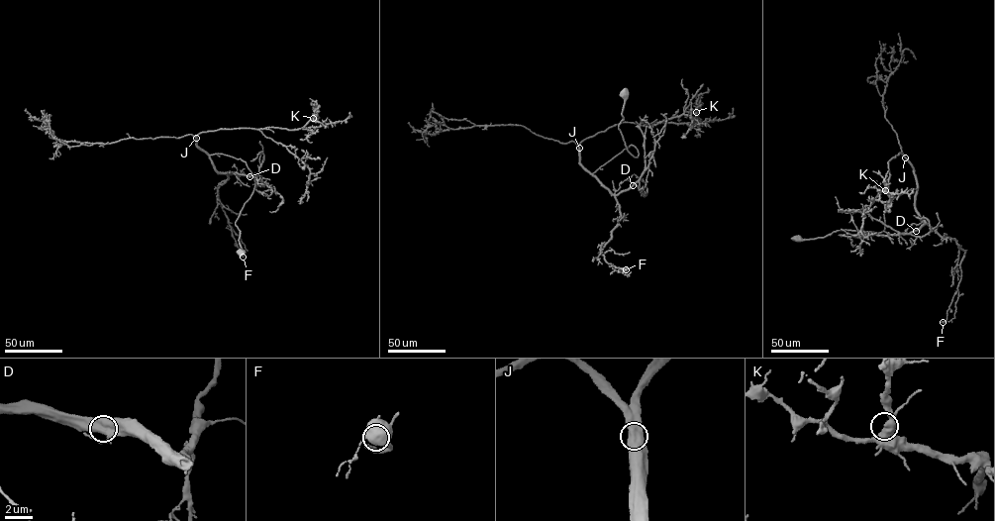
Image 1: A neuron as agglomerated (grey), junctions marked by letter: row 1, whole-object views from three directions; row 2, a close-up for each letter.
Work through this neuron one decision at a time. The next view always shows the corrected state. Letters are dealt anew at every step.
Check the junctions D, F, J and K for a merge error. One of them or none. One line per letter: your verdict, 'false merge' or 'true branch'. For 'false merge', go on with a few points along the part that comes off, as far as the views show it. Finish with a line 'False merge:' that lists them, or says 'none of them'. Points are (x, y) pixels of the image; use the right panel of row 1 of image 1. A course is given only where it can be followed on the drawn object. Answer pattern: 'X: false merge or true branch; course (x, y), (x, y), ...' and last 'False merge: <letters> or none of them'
D: true branch
F: true branch
J: true branch
K: true branch
False merge: none of them

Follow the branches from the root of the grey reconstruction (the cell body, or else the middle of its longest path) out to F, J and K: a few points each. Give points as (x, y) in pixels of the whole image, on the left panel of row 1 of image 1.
F: (241, 253), (235, 222), (254, 179), (241, 158), (210, 155), (218, 171), (237, 172), (217, 194), (243, 257)
J: (241, 253), (235, 222), (253, 190), (254, 179), (245, 161), (222, 154), (209, 155), (196, 145), (196, 138)
K: (241, 253), (235, 222), (254, 179), (241, 158), (209, 155), (196, 136), (298, 130), (313, 118)

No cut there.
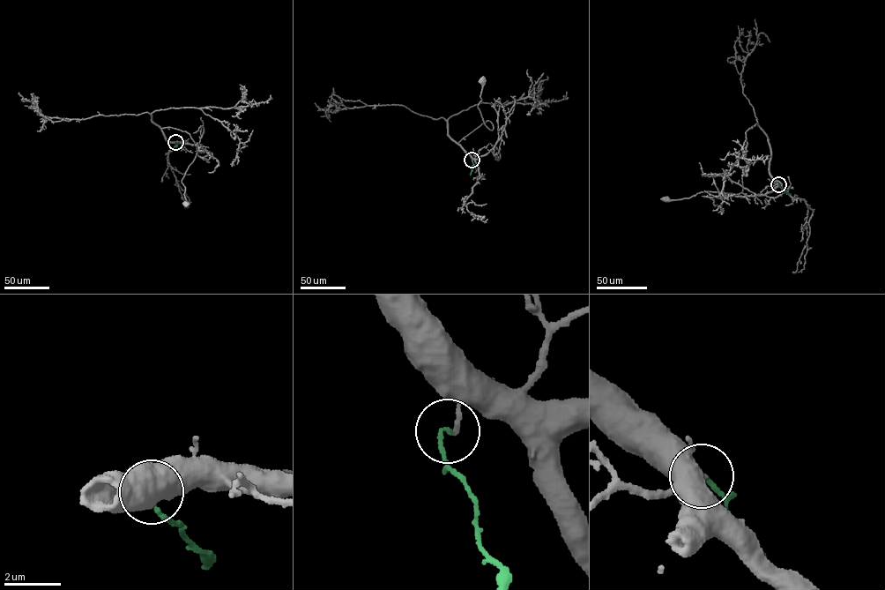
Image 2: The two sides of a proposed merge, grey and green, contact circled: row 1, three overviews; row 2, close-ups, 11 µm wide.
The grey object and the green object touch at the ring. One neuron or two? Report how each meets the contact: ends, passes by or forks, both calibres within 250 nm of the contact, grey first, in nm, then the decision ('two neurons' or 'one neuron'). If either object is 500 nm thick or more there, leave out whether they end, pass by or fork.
grey ends there; green ends there; 140 nm thick on the grey side, 150 nm on the other; one neuron

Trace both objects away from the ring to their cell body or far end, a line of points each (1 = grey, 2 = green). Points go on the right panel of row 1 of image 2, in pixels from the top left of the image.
1: (778, 184), (769, 174), (770, 155), (767, 155), (743, 171), (740, 193), (708, 191), (687, 198), (665, 199)
2: (778, 184), (789, 194)

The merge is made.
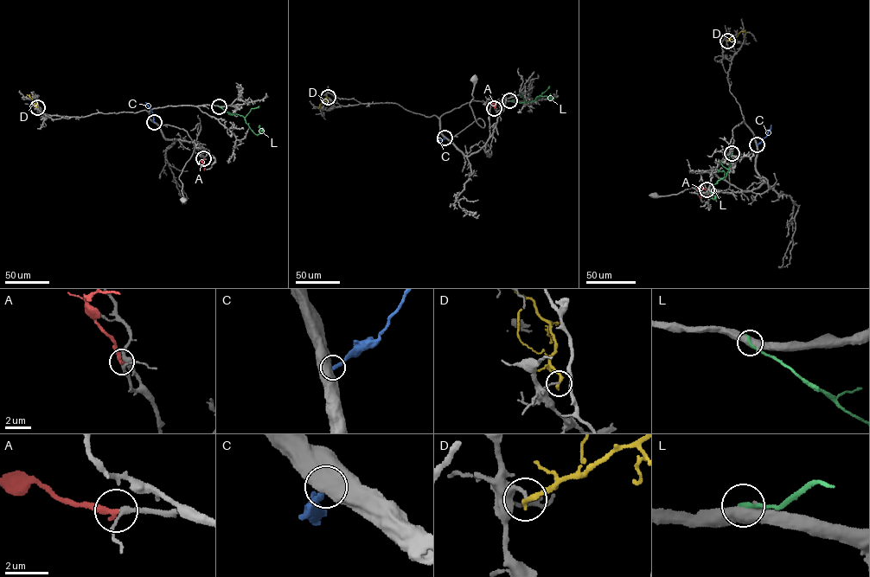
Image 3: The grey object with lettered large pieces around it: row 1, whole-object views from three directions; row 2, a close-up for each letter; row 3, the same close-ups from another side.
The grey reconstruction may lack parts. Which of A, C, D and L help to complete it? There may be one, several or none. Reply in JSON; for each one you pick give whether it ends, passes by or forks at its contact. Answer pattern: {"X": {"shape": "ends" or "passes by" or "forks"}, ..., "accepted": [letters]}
{"A": {"shape": "ends"}, "accepted": ["A"]}

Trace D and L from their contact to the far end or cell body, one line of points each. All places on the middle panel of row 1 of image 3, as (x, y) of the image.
D: (328, 97), (320, 105), (320, 109)
L: (509, 100), (533, 101), (540, 95), (551, 99), (550, 93)

